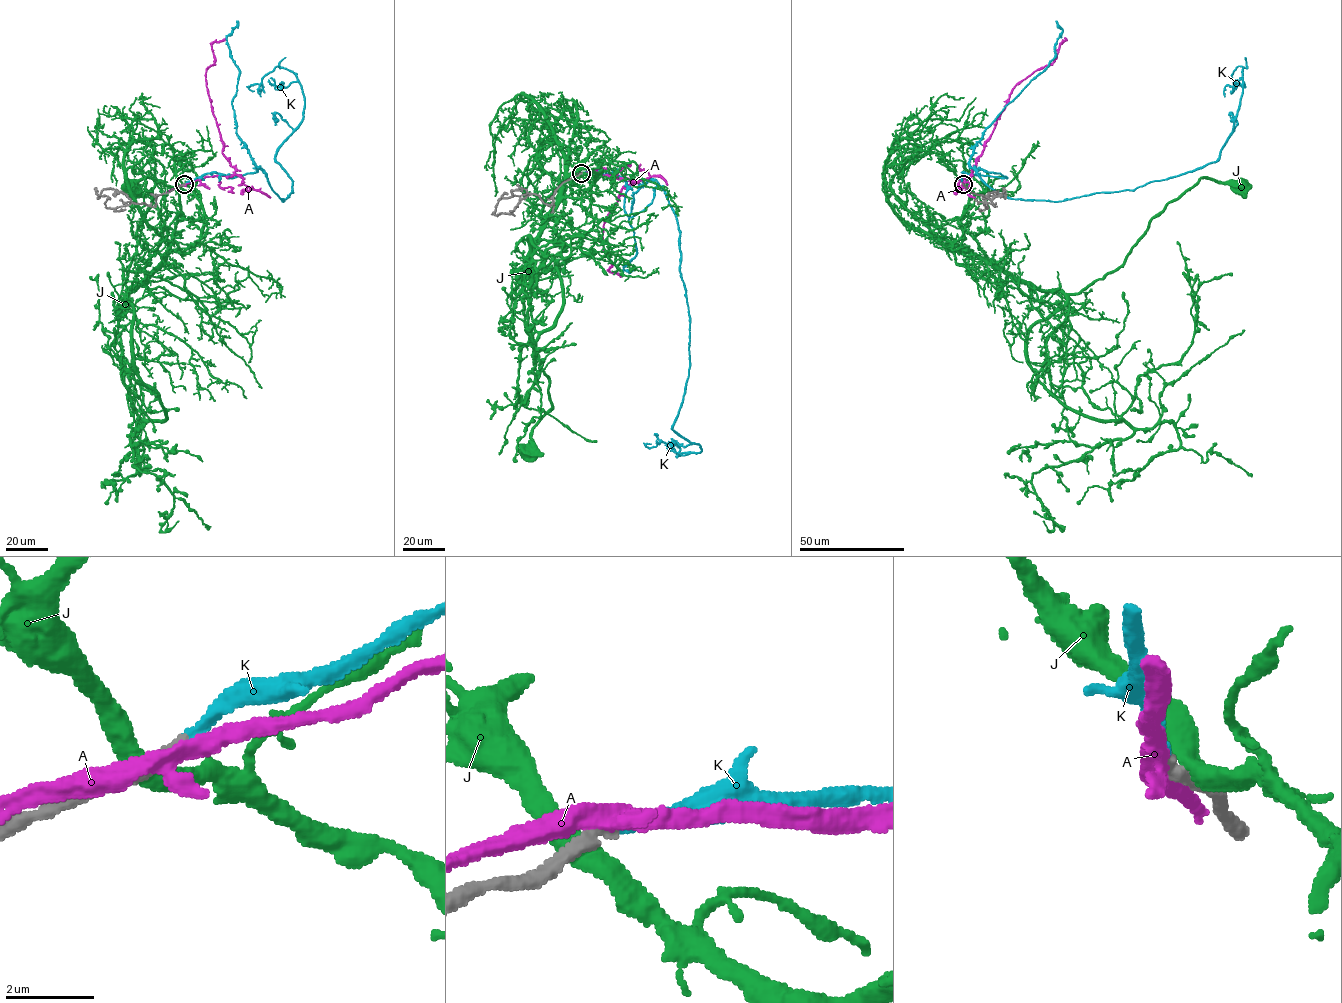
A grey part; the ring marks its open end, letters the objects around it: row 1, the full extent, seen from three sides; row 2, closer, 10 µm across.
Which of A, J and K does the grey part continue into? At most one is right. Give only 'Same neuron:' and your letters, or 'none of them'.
Same neuron: K

